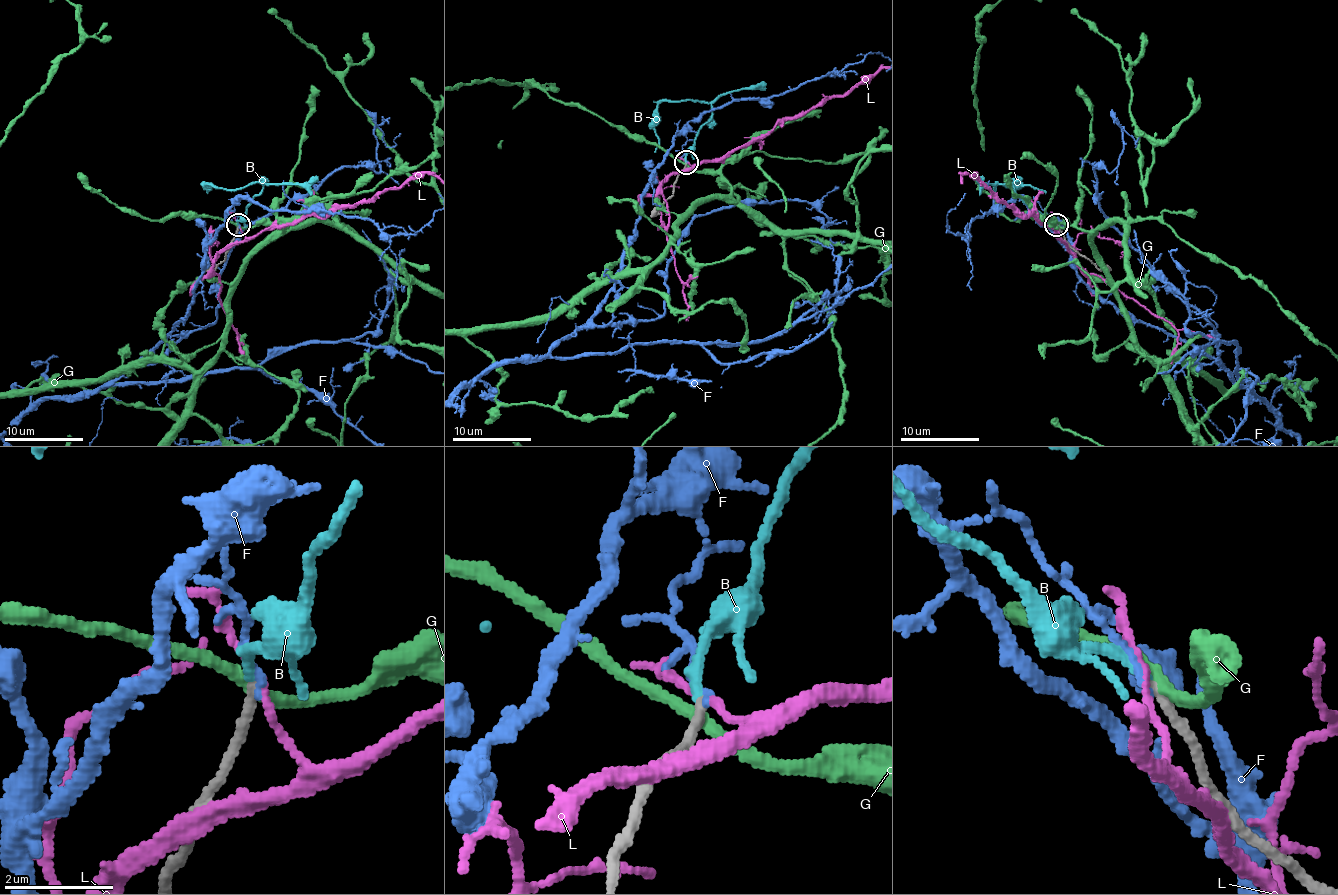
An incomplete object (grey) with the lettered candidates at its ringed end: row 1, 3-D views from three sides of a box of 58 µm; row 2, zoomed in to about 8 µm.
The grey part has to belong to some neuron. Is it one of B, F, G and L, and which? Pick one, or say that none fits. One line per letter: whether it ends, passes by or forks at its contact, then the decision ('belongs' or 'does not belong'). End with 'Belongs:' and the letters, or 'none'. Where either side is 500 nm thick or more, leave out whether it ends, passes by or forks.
B: it ends; belongs
F: it ends; does not belong
G: it passes by; does not belong
L: it passes by; does not belong
Belongs: B

